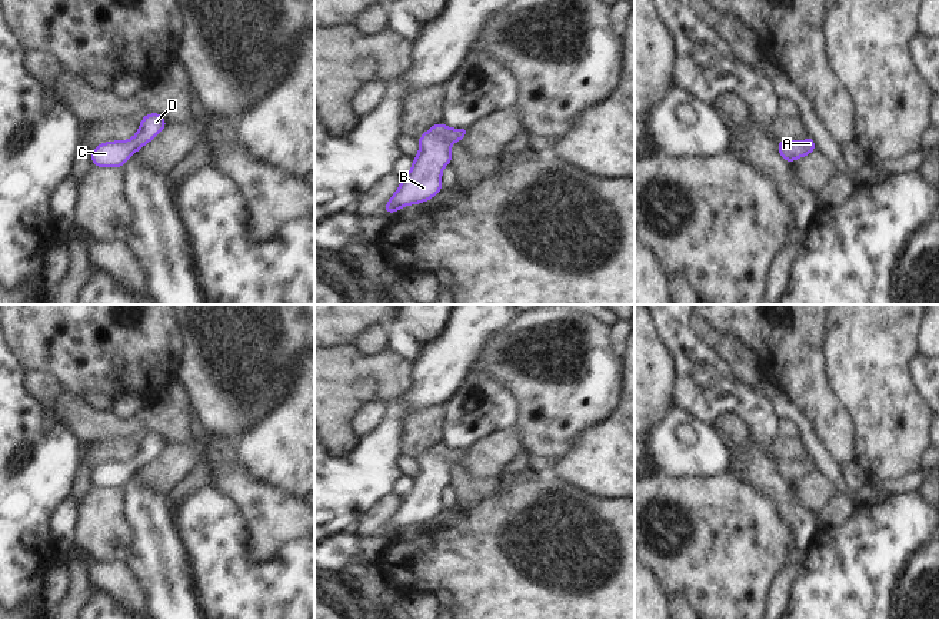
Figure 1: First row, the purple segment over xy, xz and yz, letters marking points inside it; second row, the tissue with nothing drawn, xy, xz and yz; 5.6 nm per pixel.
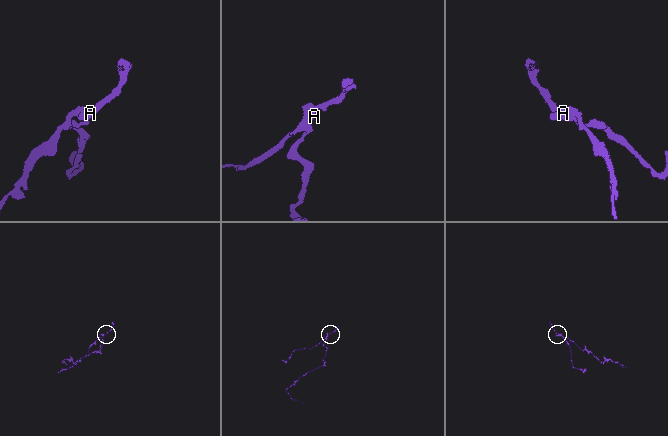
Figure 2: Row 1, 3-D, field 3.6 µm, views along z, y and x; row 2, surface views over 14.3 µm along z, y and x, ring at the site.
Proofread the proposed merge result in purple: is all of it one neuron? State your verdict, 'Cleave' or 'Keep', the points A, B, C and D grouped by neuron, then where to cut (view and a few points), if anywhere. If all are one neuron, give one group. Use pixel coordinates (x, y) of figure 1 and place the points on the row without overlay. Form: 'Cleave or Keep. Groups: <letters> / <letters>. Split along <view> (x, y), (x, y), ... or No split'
Keep. Groups: A B C D. No split

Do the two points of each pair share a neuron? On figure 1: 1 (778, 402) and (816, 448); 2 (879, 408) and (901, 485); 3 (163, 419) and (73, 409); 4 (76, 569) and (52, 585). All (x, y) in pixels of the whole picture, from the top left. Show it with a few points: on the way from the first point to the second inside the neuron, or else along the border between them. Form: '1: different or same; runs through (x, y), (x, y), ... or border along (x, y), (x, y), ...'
1: same; runs through (789, 410), (806, 428), (808, 436)
2: different; border along (922, 455), (916, 471), (901, 478), (869, 482)
3: same; runs through (140, 425), (96, 425)
4: different; border along (66, 562), (67, 591), (57, 603)

